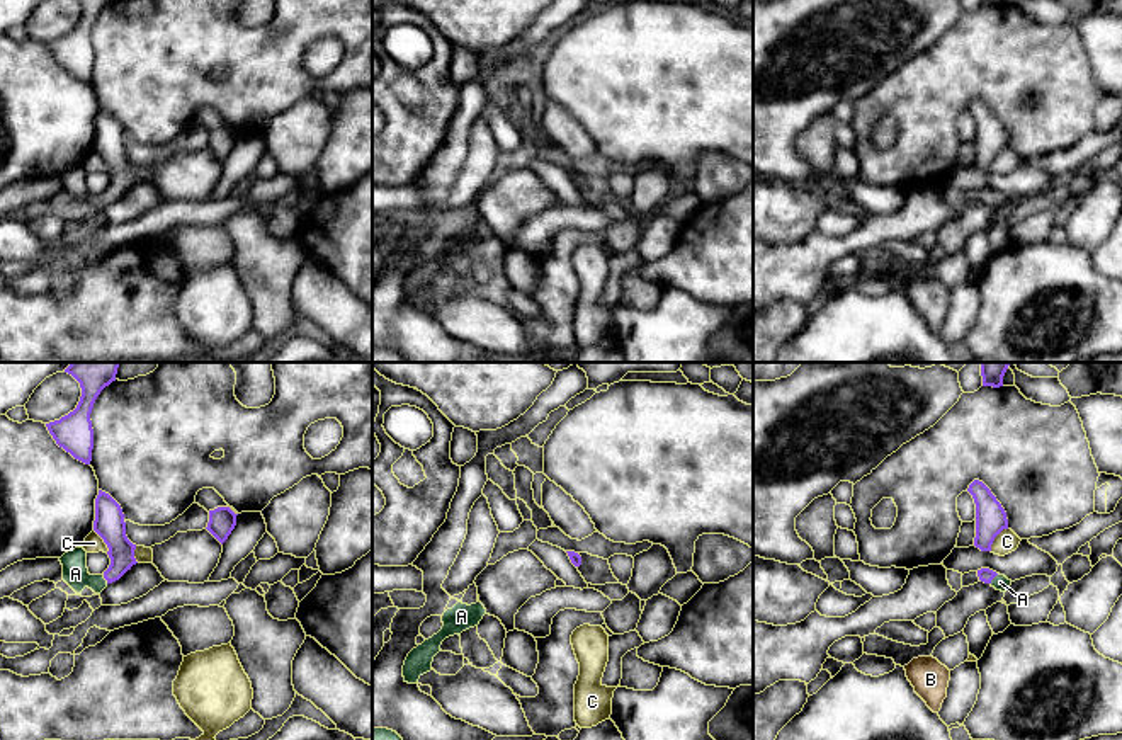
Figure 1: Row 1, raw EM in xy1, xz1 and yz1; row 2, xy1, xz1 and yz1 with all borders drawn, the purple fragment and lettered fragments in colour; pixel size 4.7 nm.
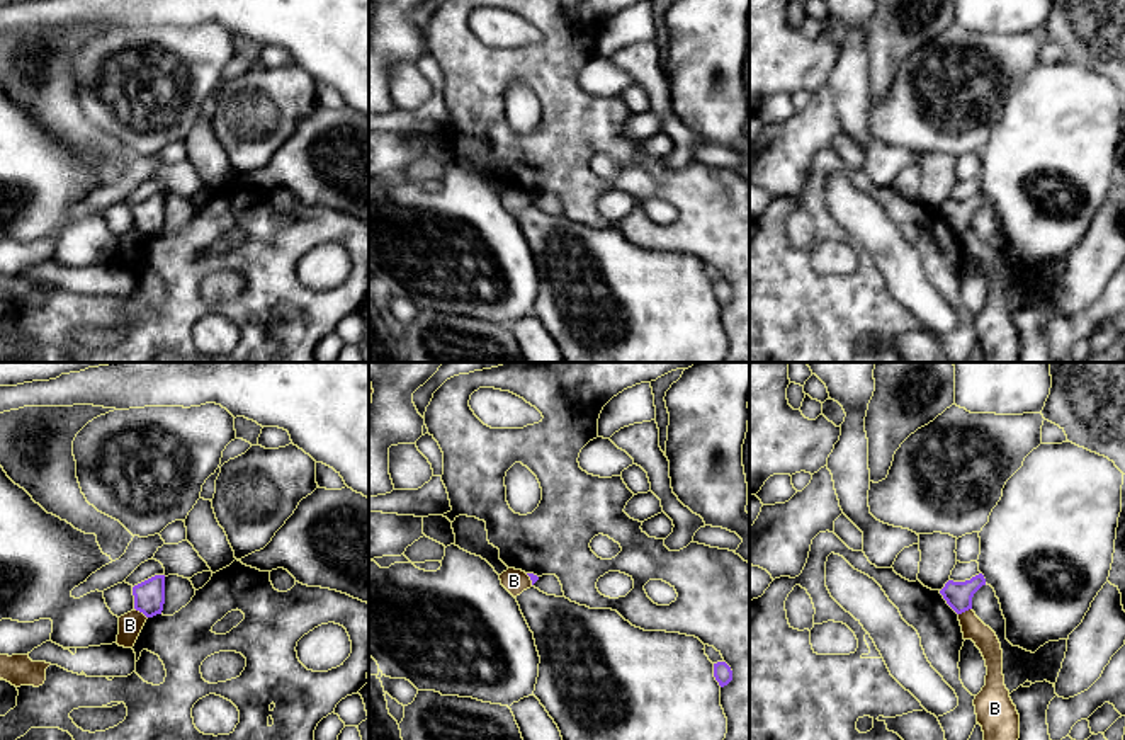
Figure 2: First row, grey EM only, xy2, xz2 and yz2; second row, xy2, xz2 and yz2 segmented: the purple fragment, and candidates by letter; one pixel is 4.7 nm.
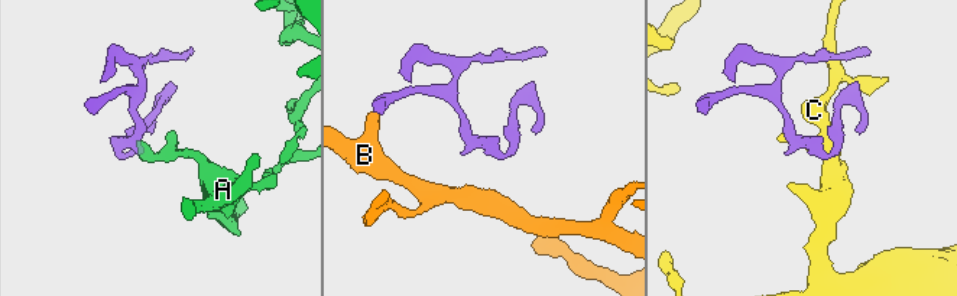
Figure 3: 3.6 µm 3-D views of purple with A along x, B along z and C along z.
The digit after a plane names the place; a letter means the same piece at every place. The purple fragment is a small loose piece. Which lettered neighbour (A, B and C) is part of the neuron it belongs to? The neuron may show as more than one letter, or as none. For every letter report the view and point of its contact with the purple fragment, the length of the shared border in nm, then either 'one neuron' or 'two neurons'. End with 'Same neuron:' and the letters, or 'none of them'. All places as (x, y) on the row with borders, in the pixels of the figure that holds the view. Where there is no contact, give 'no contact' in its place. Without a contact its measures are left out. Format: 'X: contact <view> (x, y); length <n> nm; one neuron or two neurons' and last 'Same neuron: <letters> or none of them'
A: contact yz1 (993, 577); length 60 nm; one neuron
B: contact xy2 (141, 611); length 80 nm; two neurons
C: contact yz1 (995, 536); length 140 nm; two neurons
Same neuron: A

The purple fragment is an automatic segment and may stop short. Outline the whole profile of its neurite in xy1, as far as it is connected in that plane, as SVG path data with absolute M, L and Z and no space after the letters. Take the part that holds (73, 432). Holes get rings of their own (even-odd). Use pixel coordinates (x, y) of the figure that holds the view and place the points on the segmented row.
M71 362L65 373L80 383L80 401L68 415L46 424L56 444L85 464L90 464L94 449L94 403L100 391L116 381L117 367L119 362Z

